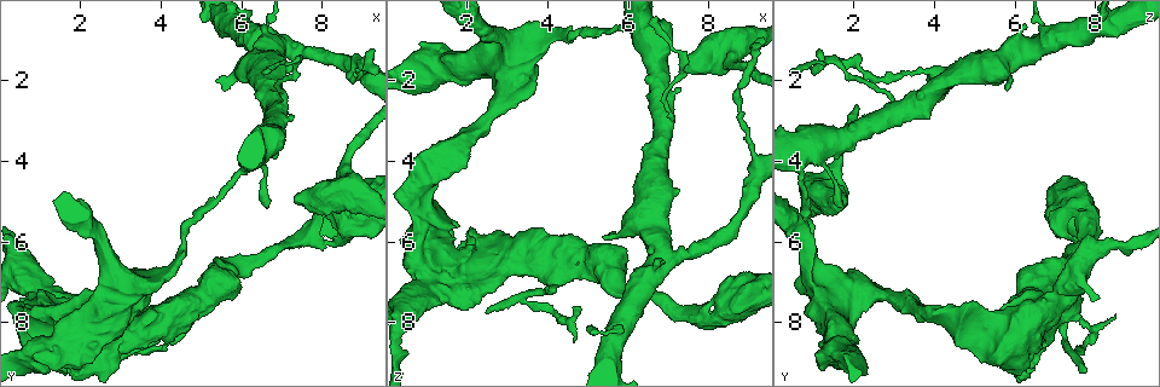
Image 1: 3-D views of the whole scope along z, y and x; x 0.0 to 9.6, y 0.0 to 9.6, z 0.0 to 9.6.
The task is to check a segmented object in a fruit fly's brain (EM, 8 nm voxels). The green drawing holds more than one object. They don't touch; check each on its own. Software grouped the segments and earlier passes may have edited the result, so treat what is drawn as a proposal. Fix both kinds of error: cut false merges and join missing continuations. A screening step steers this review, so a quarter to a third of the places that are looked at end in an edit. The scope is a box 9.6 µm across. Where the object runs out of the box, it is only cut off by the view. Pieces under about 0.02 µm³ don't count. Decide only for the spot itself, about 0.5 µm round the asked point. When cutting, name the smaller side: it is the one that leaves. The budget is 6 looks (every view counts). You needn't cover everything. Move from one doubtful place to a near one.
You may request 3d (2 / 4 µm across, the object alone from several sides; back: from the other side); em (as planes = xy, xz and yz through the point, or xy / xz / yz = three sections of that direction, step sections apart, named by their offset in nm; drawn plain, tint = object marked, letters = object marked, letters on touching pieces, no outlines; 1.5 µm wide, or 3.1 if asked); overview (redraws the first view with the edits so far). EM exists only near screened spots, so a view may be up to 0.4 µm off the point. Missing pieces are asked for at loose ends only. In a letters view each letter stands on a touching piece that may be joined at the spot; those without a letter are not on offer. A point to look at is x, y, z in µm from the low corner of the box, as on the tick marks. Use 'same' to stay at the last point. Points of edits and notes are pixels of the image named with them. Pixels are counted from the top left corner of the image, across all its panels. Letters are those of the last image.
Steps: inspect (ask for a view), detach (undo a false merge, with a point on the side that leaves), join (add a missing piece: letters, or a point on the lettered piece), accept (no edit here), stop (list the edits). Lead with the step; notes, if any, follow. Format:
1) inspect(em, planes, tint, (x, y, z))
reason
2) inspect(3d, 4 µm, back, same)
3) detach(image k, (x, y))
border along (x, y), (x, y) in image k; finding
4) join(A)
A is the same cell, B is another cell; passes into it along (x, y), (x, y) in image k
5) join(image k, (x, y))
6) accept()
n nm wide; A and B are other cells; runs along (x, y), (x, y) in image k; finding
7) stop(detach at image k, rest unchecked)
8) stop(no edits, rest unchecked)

inspect(3d, 4 µm, (5.30, 2.10, 5.85))
branch stops here

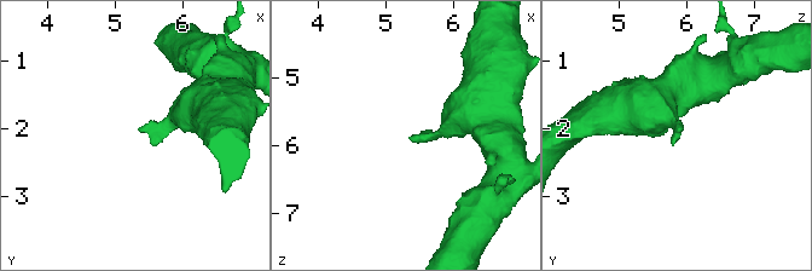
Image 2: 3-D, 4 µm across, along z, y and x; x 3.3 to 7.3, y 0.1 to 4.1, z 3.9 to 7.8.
inspect(em, planes, letters, (5.30, 2.05, 5.90))

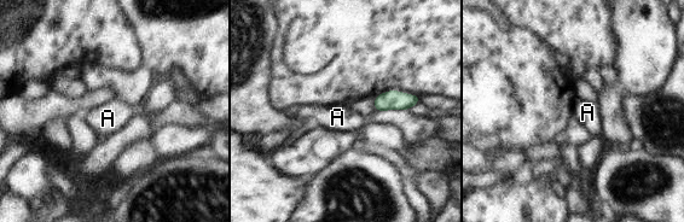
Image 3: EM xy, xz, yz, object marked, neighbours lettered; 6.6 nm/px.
accept()
A is another cell; border along (407, 109), (375, 111) in image 3; no lettered piece goes on from it

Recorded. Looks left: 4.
inspect(3d, 4 µm, (4.60, 7.90, 8.45))

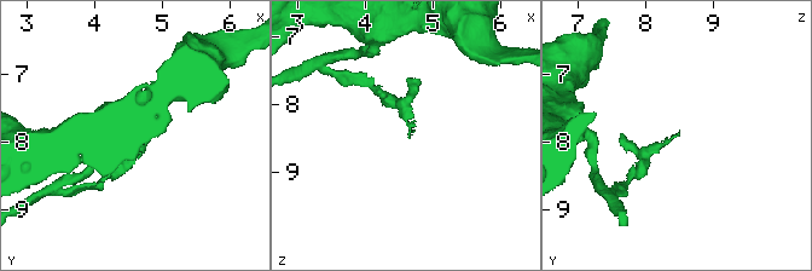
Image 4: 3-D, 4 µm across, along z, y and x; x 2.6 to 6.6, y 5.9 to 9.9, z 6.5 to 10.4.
inspect(em, planes, letters, (4.65, 7.85, 8.45))

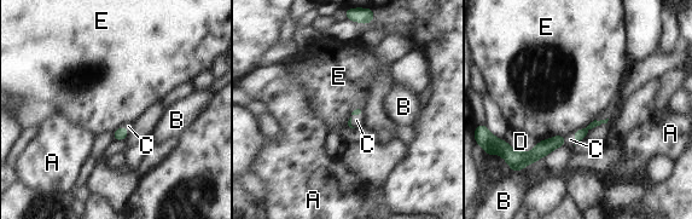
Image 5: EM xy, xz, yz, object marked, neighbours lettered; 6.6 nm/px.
join(C)
C is the same cell, A, B, D and E are other cells; the cell continues

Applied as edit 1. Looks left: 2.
stop(join at image 5, rest unchecked)

